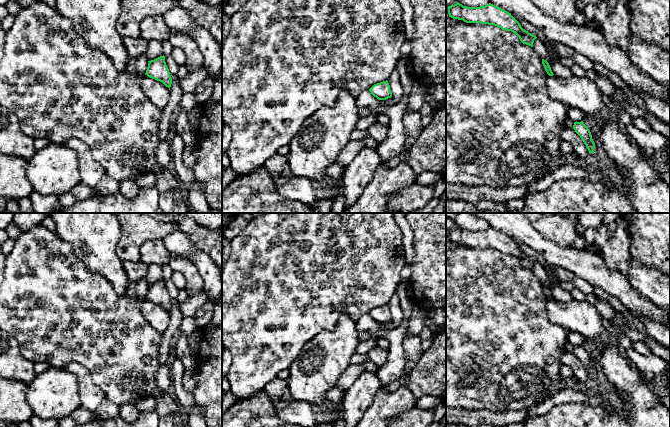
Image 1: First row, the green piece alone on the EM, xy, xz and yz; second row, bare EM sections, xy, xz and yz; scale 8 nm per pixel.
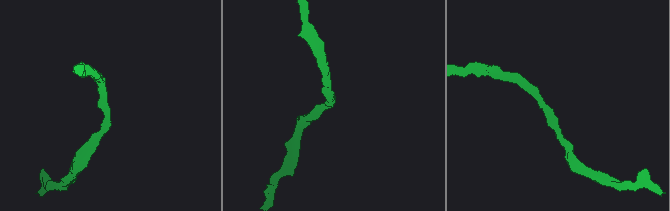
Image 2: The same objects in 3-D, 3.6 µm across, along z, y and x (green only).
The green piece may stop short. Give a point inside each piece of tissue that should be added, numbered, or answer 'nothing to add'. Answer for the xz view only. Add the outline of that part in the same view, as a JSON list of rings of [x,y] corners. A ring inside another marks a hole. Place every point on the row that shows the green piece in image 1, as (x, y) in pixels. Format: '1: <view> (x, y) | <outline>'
nothing to add

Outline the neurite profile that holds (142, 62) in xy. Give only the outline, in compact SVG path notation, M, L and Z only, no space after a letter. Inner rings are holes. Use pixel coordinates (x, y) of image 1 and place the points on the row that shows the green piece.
M145 53L136 59L135 68L139 73L145 74L148 67L148 63L149 62L148 62L147 54Z

